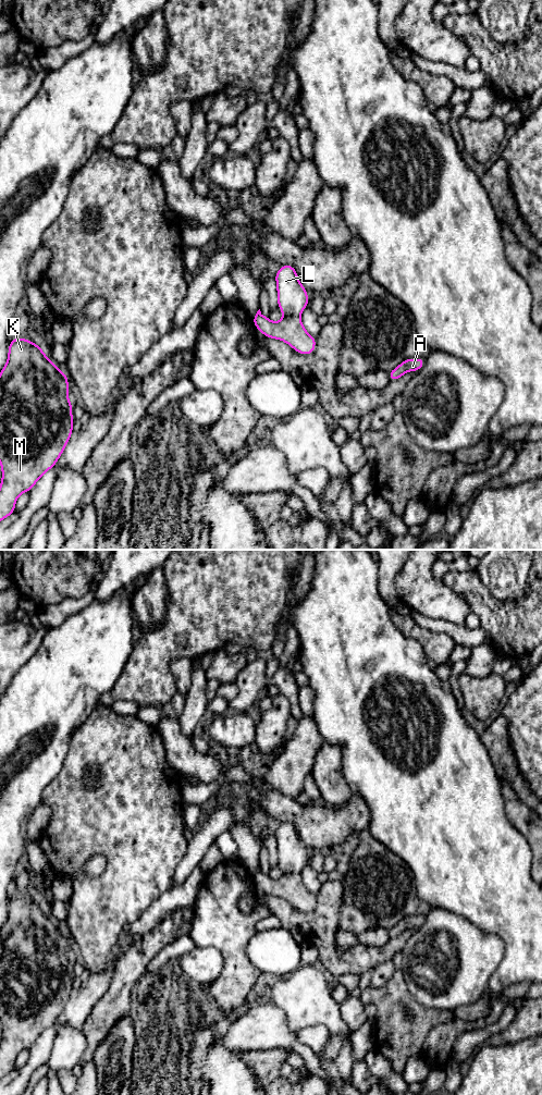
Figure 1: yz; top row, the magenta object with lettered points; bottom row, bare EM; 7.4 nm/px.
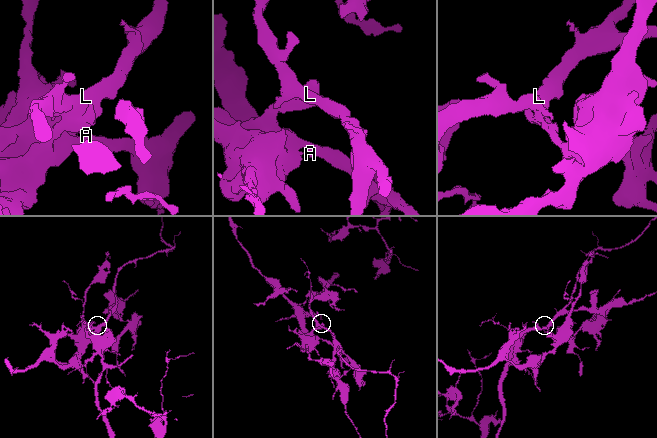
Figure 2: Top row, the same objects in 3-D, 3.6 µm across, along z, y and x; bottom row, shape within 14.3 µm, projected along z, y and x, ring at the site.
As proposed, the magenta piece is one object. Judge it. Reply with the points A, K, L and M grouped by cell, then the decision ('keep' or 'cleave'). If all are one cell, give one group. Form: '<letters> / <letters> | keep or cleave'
A / K L M | cleave

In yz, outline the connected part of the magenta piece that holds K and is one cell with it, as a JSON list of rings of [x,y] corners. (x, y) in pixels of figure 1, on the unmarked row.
[[[25,895],[9,899],[8,918],[0,930],[0,1079],[15,1069],[19,1054],[35,1041],[61,1014],[73,989],[73,962],[69,957],[69,935],[44,910],[40,903]]]

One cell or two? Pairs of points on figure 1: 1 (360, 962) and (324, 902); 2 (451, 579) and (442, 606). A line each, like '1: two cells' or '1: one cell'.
1: one cell
2: two cells

